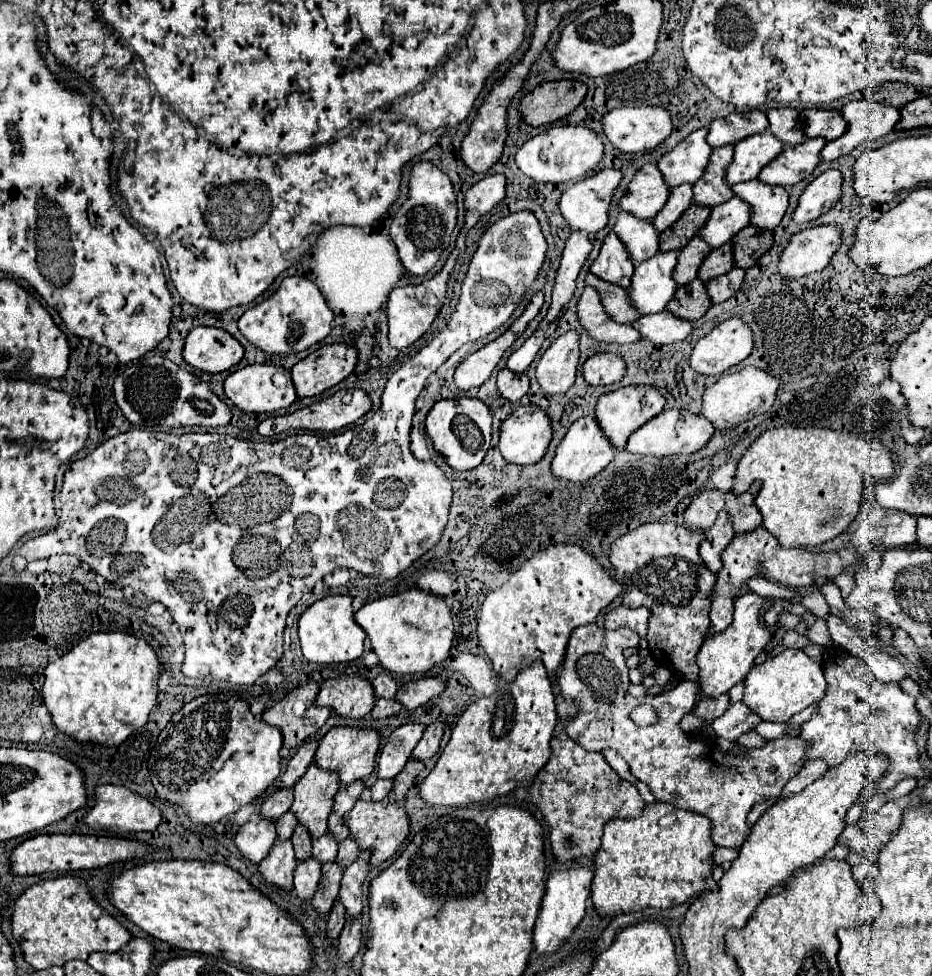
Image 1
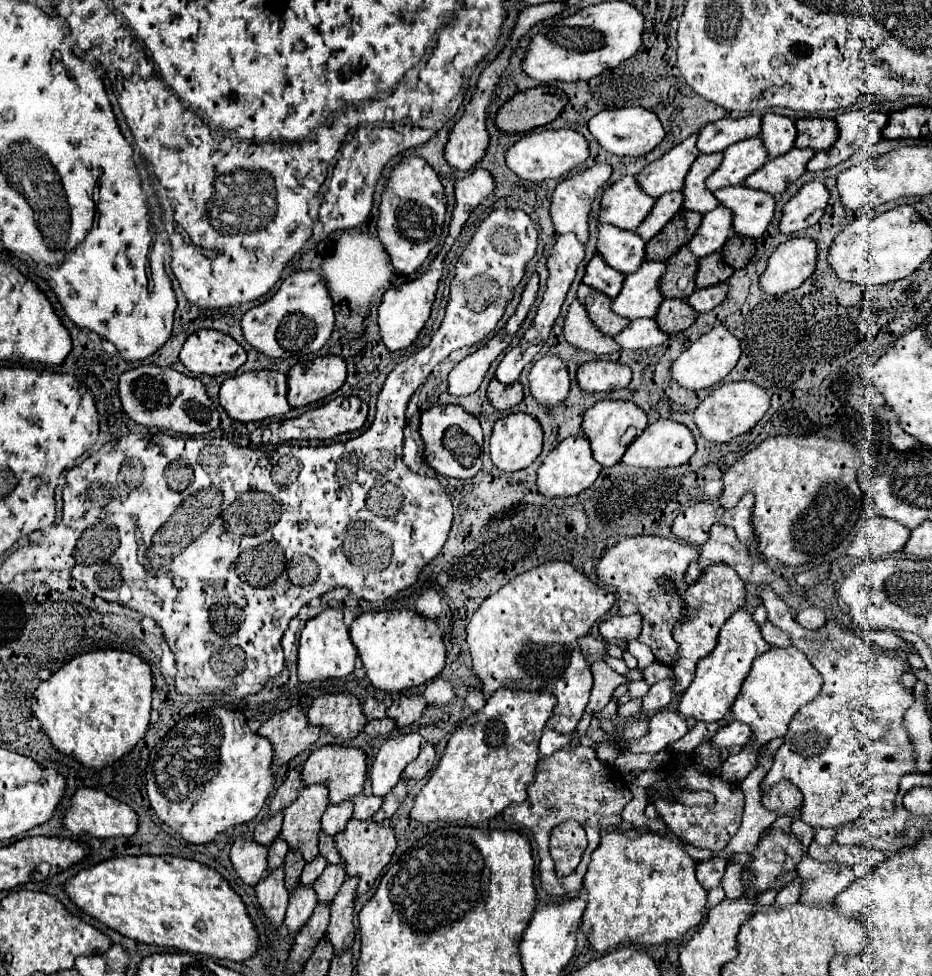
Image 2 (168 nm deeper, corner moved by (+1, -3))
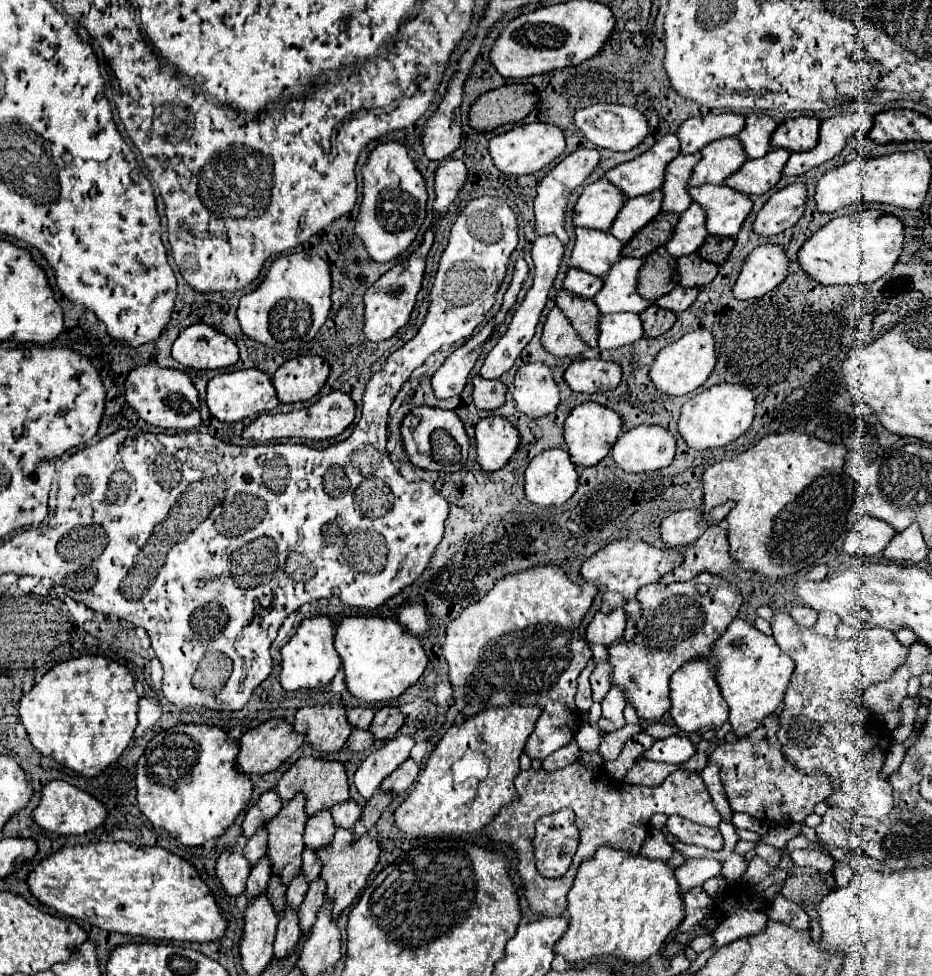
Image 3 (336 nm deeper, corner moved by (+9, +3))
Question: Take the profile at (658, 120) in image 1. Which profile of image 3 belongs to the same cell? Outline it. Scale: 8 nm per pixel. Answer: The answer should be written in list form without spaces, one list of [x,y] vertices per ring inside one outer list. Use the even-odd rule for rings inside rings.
[[[593,104],[589,108],[577,110],[575,124],[579,130],[583,130],[583,134],[587,136],[589,142],[593,142],[595,146],[601,146],[601,148],[617,150],[617,152],[627,152],[627,150],[635,148],[649,134],[647,118],[637,108],[625,106],[625,104]]]

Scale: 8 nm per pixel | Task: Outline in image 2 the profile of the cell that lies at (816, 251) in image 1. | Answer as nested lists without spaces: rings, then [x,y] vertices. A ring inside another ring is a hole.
[[[791,238],[779,244],[759,278],[763,292],[777,296],[801,286],[815,270],[815,254],[815,242],[809,238]]]

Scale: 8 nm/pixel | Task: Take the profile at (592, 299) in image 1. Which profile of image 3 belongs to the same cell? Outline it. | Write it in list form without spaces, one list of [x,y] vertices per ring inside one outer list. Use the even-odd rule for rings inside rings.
[[[557,306],[547,316],[541,342],[545,350],[549,350],[555,356],[573,356],[589,350],[589,346],[573,330],[569,318]]]

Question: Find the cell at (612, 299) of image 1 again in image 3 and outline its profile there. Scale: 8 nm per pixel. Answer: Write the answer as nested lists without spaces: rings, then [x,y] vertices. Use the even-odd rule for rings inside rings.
[[[559,290],[557,294],[557,306],[563,310],[563,314],[571,320],[573,328],[579,332],[579,336],[591,346],[597,346],[597,336],[599,336],[599,320],[601,312],[597,310],[593,300],[567,294],[567,290]]]

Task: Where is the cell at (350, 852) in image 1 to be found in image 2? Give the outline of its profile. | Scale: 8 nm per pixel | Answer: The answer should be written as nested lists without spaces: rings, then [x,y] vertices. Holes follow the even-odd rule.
[[[343,864],[327,866],[319,880],[313,884],[313,890],[317,894],[317,900],[323,904],[331,904],[335,894],[339,892],[339,886],[345,882],[345,868]]]

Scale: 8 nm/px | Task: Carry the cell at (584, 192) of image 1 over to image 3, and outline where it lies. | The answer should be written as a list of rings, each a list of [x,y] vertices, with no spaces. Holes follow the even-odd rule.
[[[577,150],[569,154],[565,160],[561,160],[539,184],[537,188],[537,198],[535,198],[535,230],[537,234],[555,234],[563,244],[569,242],[569,236],[565,232],[565,210],[567,210],[567,200],[571,192],[581,186],[589,174],[595,170],[599,164],[599,152],[597,150]]]

